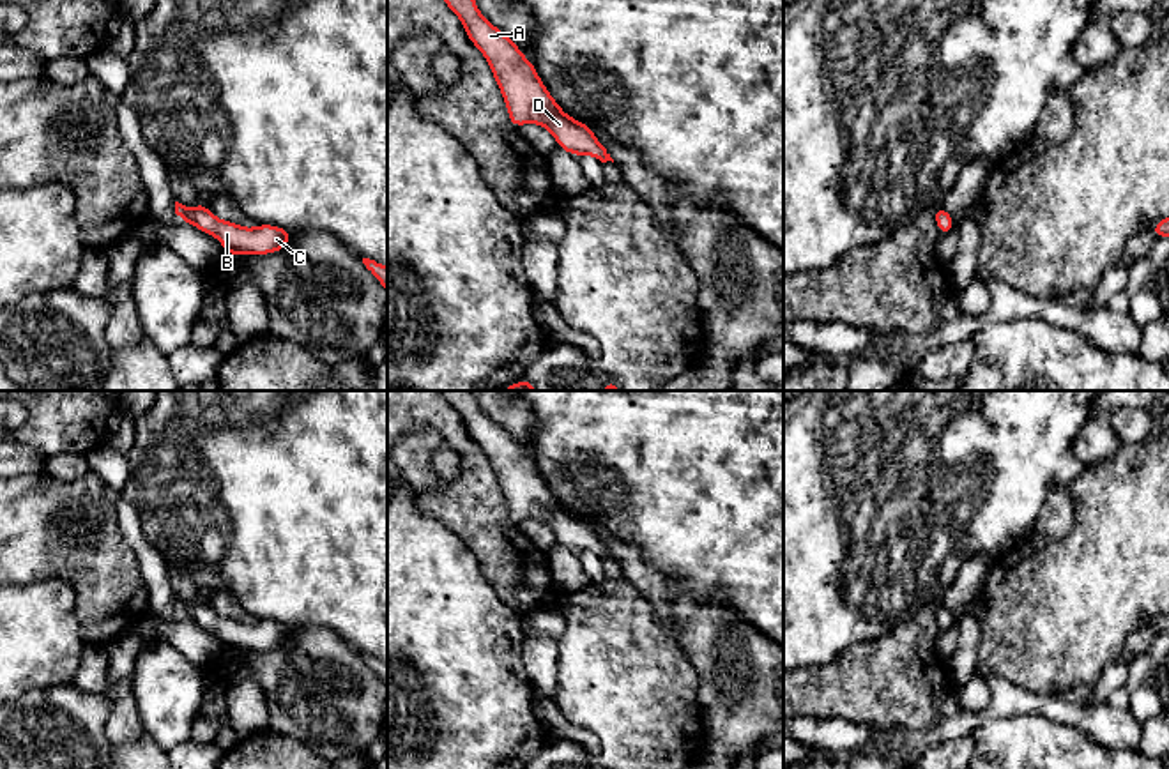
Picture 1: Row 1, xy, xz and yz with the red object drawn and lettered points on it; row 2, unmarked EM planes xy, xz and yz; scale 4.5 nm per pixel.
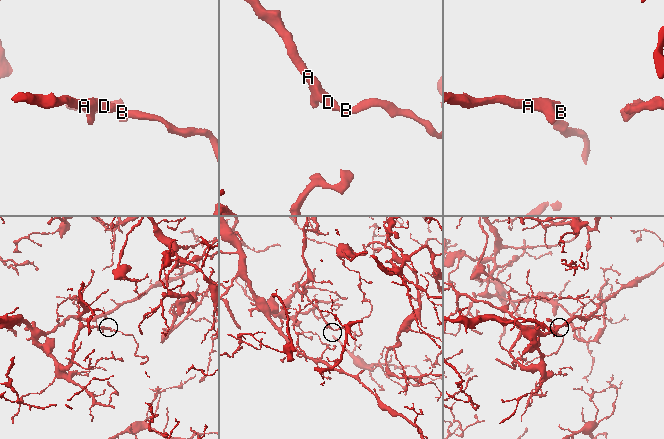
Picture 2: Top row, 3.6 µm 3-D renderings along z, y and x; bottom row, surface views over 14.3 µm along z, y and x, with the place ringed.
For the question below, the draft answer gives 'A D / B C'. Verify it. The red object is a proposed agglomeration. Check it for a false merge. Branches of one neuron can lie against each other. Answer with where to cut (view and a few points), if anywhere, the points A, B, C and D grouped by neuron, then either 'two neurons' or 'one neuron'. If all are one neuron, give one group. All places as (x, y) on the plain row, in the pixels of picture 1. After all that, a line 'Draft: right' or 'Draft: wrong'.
no cut; A B C D; one neuron
Draft: wrong

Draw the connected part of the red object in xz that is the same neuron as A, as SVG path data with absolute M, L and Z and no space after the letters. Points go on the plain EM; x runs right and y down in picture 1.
M472 391L440 392L486 454L515 523L538 520L552 529L559 544L577 553L592 552L601 559L614 559L608 544L598 537L592 525L562 507L538 472L536 461L479 408Z

